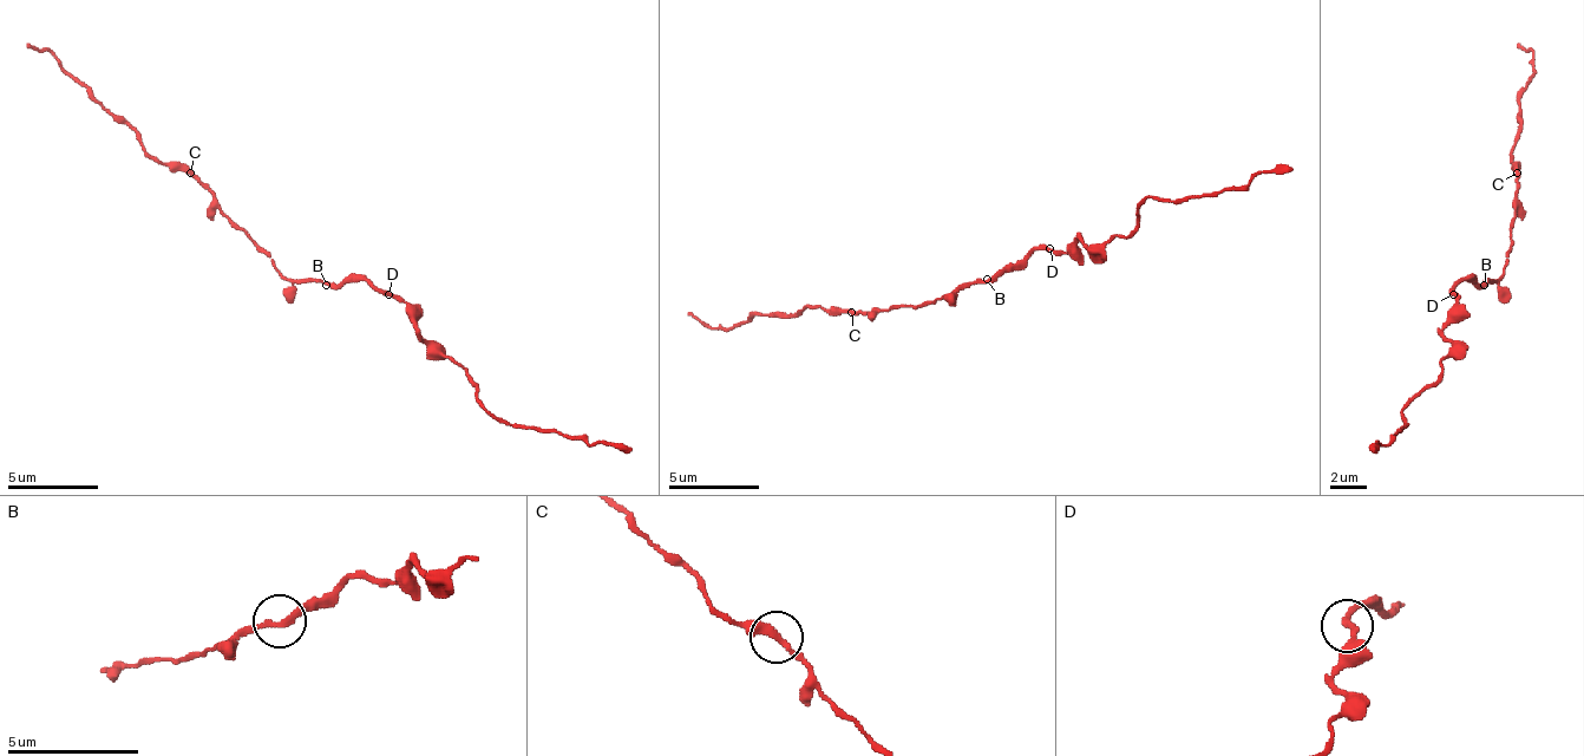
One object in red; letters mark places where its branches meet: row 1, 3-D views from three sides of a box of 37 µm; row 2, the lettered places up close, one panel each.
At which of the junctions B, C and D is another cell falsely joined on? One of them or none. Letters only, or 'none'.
C

